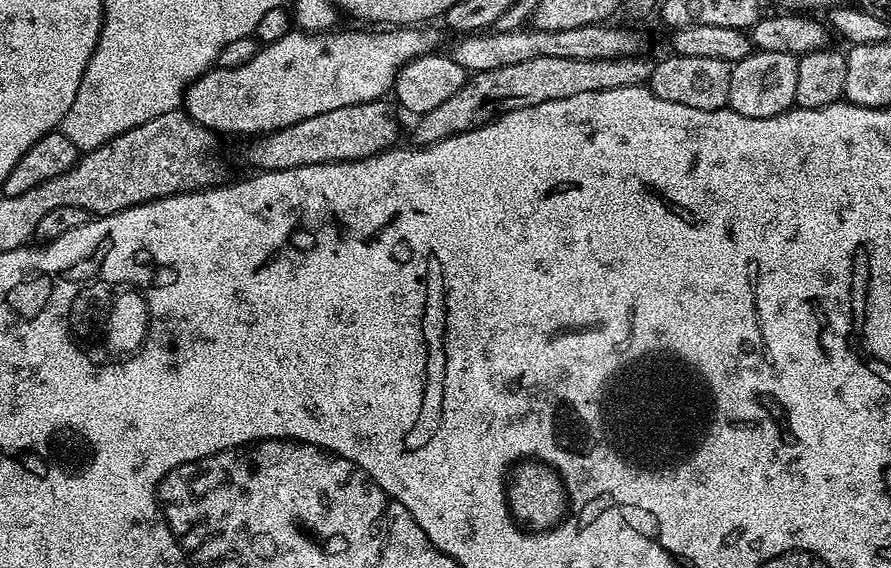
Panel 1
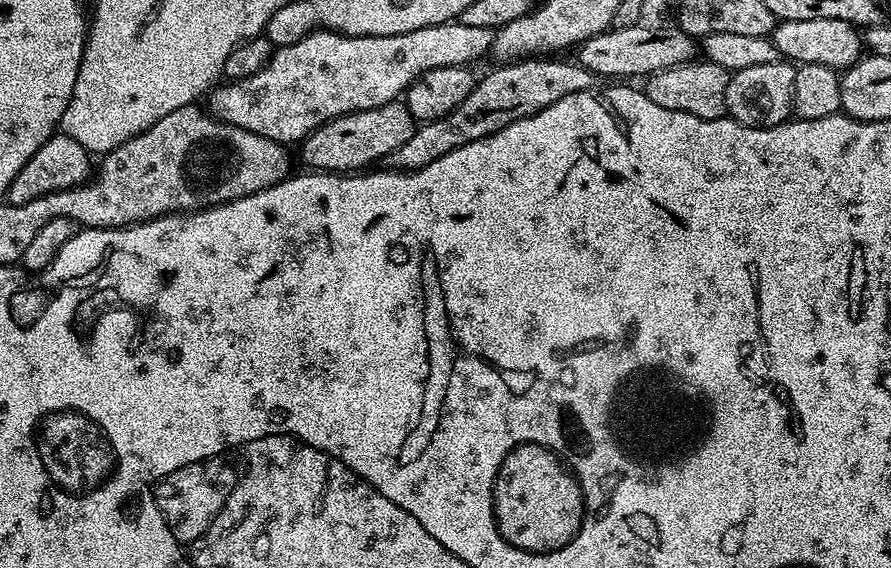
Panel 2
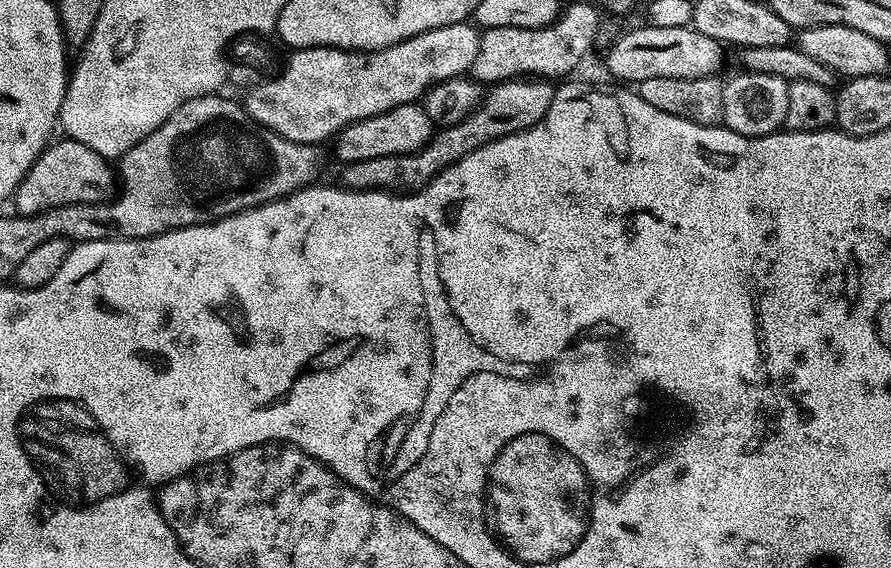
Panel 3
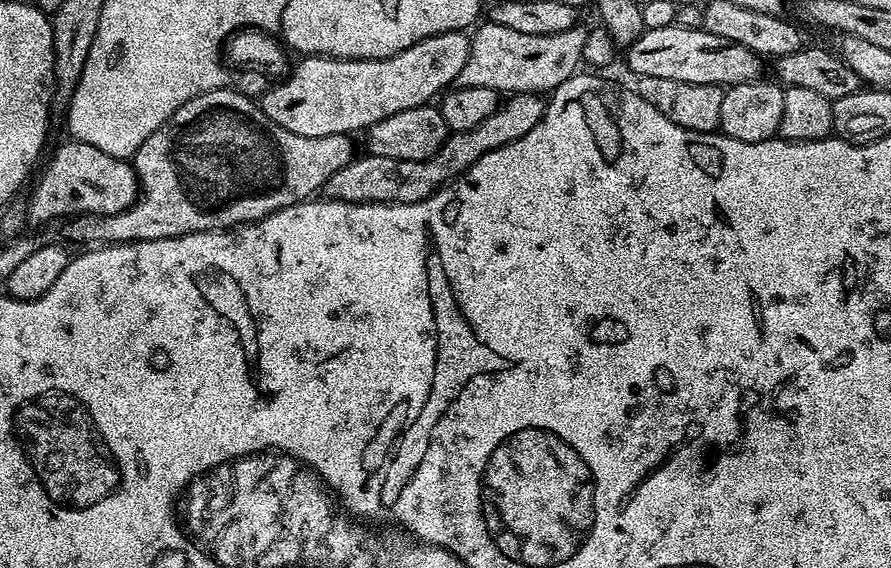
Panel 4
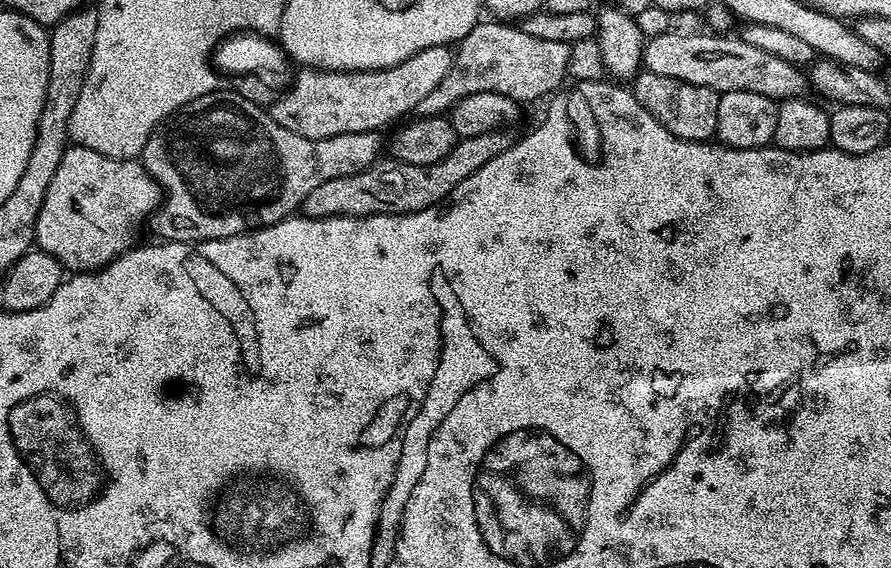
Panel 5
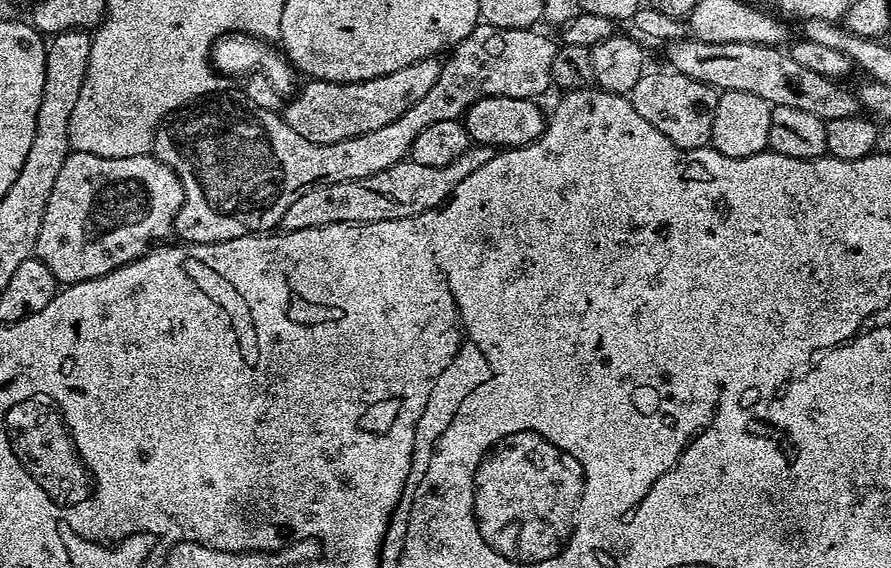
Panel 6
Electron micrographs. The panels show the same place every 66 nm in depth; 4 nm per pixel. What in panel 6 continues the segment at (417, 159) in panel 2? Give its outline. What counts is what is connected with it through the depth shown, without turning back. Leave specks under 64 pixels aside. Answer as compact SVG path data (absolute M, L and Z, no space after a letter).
M478 144L469 146L462 158L456 158L450 166L422 166L405 162L390 166L390 170L382 170L382 174L358 178L358 182L334 182L330 186L315 188L290 205L290 210L282 214L279 227L283 231L294 232L331 224L369 224L417 216L445 204L454 190L458 190L460 183L470 178L474 170L486 166L486 162L490 162L496 153L497 149Z

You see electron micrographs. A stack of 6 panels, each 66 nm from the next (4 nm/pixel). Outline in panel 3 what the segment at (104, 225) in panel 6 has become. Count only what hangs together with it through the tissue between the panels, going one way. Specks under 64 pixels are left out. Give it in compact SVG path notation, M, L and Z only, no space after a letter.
M60 138L49 143L34 166L22 178L14 197L15 211L21 216L36 216L45 208L57 208L66 204L96 204L113 195L118 176L105 157L99 156L82 142Z

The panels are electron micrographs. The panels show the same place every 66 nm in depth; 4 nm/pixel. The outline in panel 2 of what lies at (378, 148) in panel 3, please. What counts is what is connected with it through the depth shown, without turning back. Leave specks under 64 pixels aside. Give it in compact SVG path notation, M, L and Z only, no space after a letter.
M400 100L386 102L386 106L374 106L374 110L358 110L342 114L313 128L299 141L300 160L308 170L355 174L369 166L387 161L388 155L410 142L418 127L407 103Z

